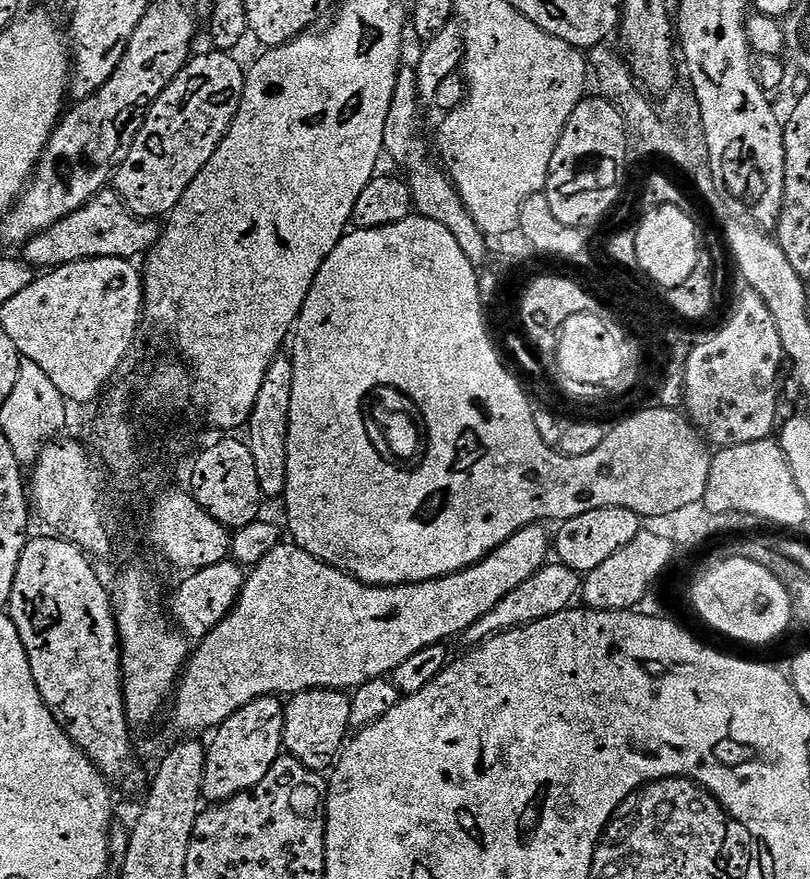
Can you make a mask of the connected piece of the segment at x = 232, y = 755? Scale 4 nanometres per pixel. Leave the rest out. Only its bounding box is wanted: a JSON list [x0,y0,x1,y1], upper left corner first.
[205,696,285,801]

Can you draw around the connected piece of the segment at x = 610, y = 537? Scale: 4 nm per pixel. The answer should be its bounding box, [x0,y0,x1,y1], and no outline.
[554,508,642,574]

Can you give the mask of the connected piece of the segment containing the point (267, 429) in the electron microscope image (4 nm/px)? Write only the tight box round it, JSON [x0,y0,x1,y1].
[246,358,294,497]

